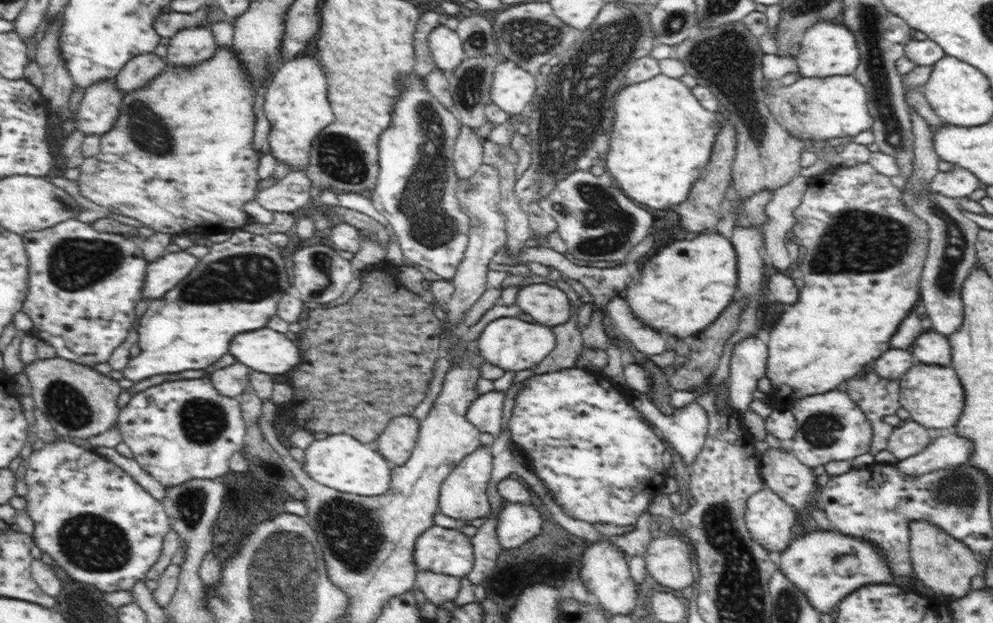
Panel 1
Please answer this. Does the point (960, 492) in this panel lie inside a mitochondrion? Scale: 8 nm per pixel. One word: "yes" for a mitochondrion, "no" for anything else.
yes

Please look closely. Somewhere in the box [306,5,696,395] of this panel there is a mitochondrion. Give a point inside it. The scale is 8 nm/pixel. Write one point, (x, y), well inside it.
(573, 109)

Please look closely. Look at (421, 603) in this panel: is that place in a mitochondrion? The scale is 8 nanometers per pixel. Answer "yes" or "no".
no

